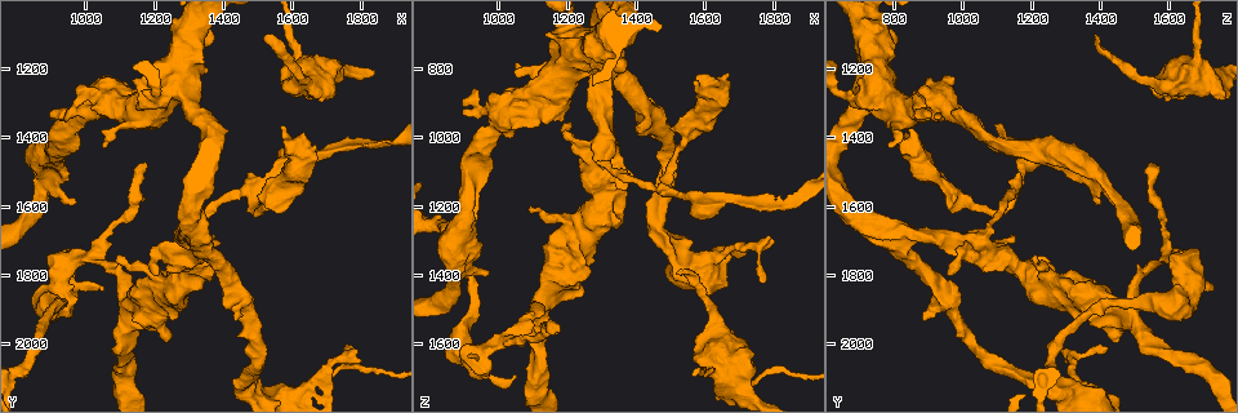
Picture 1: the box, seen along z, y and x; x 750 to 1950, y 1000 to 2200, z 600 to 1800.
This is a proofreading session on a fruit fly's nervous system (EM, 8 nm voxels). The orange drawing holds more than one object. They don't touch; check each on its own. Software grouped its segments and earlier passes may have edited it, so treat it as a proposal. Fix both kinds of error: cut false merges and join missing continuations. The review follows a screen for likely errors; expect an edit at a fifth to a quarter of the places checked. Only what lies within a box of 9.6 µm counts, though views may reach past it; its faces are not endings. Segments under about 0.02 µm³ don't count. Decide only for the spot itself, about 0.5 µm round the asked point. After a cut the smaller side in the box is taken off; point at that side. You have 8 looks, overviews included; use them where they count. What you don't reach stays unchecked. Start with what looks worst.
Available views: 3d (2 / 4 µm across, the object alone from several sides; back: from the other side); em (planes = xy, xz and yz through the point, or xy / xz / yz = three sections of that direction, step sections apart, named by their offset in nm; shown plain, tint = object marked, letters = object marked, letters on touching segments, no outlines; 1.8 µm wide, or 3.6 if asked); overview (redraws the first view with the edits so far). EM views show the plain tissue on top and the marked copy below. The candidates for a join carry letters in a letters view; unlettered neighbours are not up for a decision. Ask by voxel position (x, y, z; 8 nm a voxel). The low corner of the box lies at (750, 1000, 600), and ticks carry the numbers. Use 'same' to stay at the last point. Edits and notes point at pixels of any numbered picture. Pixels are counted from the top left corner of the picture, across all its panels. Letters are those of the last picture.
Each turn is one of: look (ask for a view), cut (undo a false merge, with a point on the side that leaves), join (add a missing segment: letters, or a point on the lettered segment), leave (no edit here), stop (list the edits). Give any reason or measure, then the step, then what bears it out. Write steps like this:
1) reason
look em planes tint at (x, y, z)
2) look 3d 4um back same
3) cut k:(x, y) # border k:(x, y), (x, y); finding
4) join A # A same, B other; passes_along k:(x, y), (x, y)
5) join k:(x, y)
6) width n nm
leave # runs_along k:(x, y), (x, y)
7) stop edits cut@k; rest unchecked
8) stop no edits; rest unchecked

free end
look em planes letters at (1510, 1110, 1390)

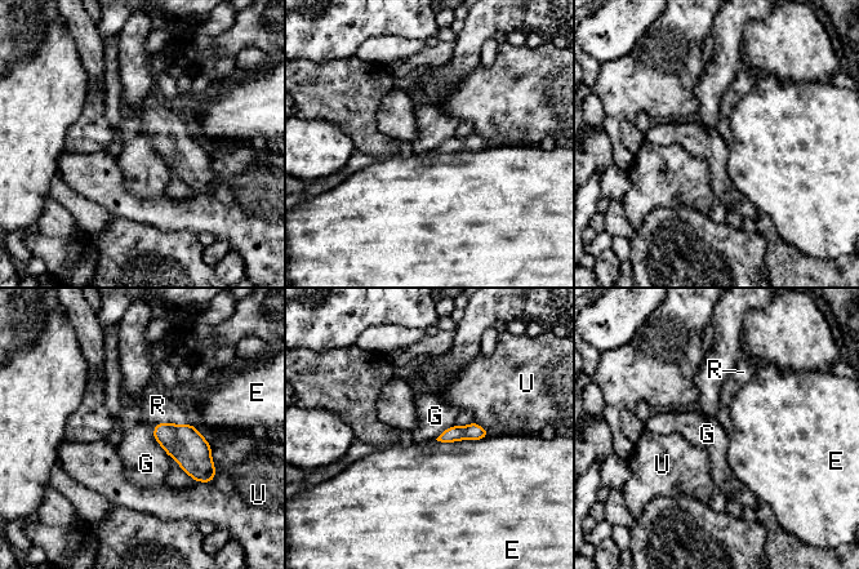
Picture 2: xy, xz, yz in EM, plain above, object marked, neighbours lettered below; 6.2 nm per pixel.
join R # E other, G other, R same, U other; the neuron continues

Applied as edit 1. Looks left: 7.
looks like a crossing
look em 3.6um xy step 8 tint at (1290, 1750, 1080)

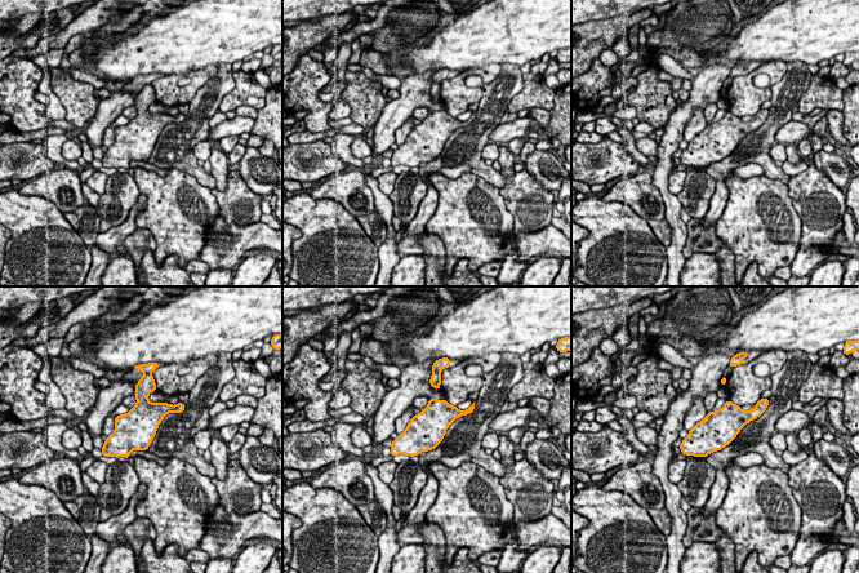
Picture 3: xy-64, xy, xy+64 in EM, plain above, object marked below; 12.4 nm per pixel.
what lies round it
look em 3.6um xy step 8 letters same

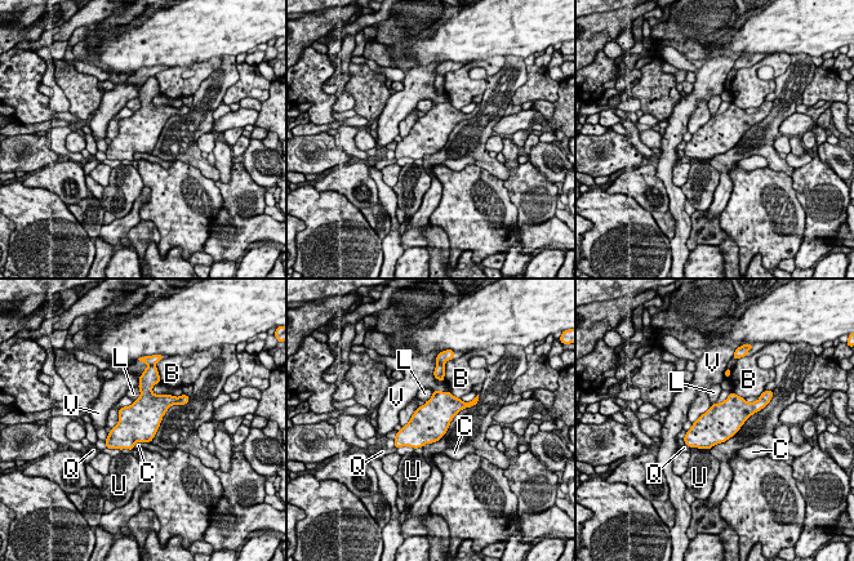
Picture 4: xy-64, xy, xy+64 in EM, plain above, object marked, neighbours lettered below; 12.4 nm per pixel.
leave # B other, C other, L other, Q other, U other, V other; border 4:(150, 441), (137, 441), (133, 448); one neuron here

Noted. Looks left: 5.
closes a loop
look em planes tint at (1650, 2110, 1340)

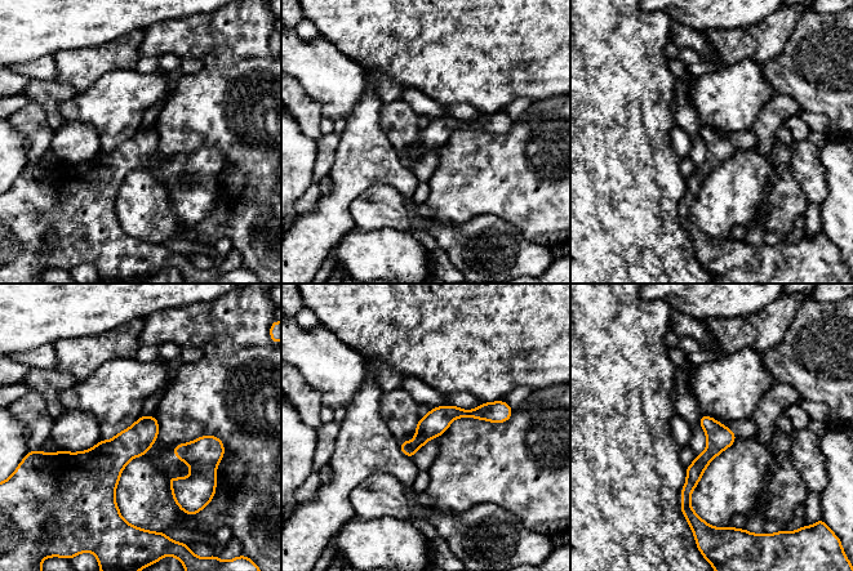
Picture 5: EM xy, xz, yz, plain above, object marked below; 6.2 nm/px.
what lies round it
look em planes letters same

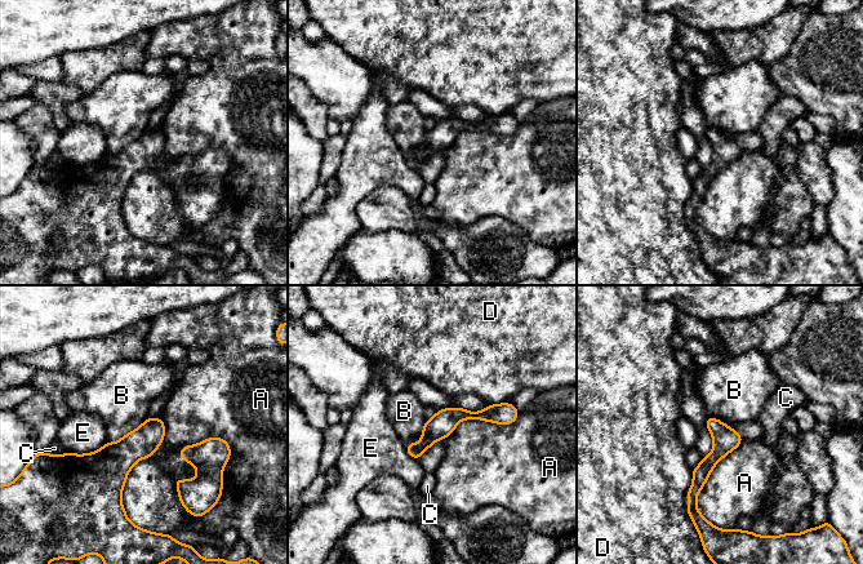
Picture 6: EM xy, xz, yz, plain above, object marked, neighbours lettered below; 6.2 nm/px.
longest_contact A 650 nm
leave # A other, B other, C other, D other, E other; runs_along 6:(508, 416), (452, 416), (409, 449); continuous, no second neuron

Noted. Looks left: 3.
stop edits join@2; rest unchecked

